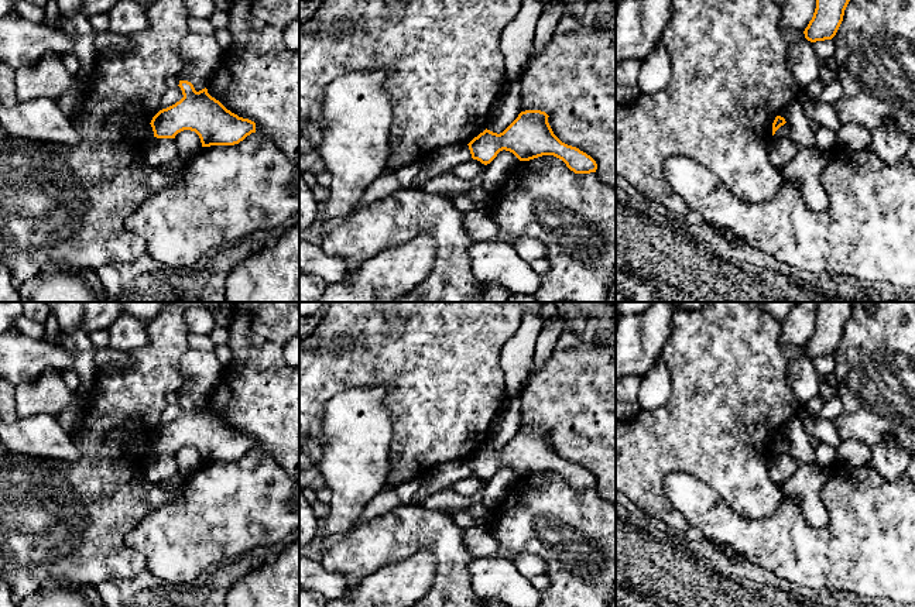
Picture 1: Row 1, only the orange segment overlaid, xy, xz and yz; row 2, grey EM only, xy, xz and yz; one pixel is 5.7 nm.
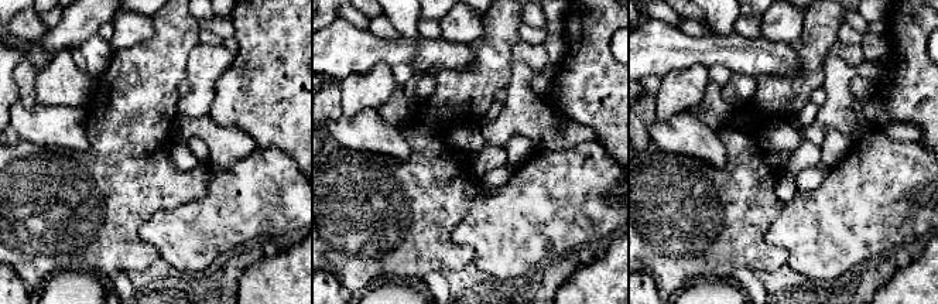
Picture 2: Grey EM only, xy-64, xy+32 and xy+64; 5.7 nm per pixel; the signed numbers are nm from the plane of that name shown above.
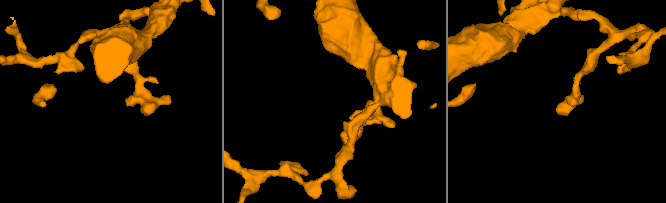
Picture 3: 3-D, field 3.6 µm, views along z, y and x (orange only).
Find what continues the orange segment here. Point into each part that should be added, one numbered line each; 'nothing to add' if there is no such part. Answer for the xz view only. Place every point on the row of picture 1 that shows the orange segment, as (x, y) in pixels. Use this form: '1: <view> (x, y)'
nothing to add

